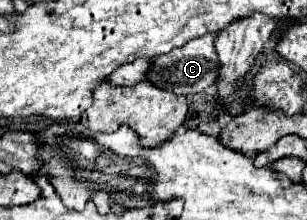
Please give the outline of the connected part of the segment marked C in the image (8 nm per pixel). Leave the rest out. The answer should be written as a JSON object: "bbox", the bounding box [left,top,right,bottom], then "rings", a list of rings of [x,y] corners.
{"bbox":[148,34,220,94],"rings":[[[206,34],[184,44],[182,48],[170,50],[168,54],[156,58],[148,74],[148,80],[152,80],[152,84],[160,86],[162,90],[172,90],[174,94],[192,94],[192,92],[196,94],[206,90],[208,86],[216,84],[220,74],[220,62],[218,62],[214,42],[216,42],[216,34]]]}

